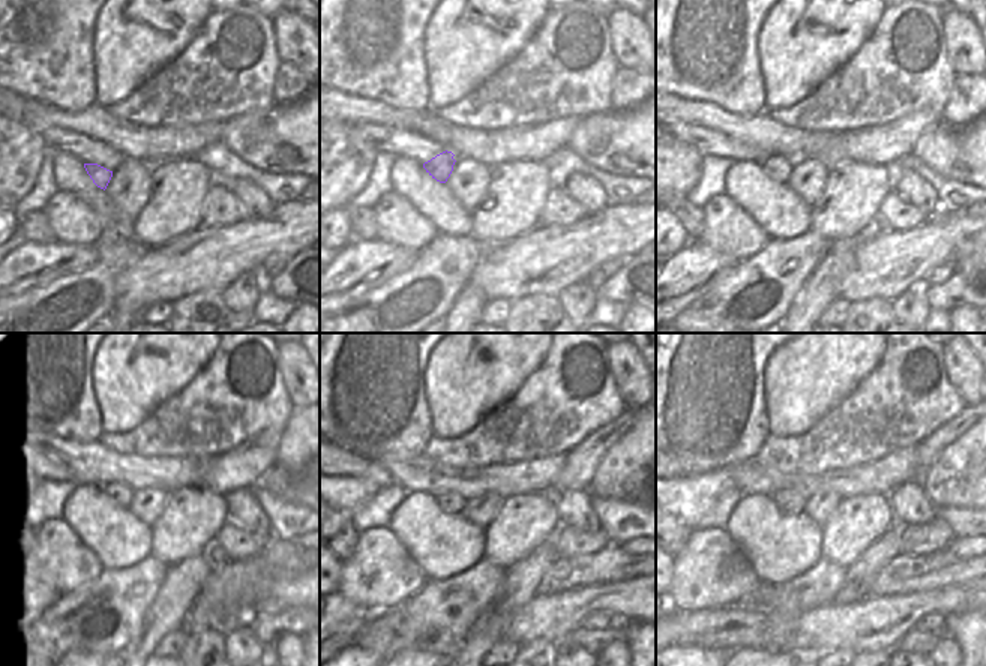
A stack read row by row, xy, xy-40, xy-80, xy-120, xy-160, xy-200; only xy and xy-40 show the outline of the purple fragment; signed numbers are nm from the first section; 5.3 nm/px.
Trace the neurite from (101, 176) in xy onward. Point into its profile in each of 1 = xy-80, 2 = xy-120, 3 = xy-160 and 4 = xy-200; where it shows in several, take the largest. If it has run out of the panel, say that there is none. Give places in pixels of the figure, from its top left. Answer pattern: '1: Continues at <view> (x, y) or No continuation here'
1: Continues at xy-80 (776, 165)
2: Continues at xy-120 (120, 495)
3: Continues at xy-160 (453, 503)
4: Continues at xy-200 (790, 501)

